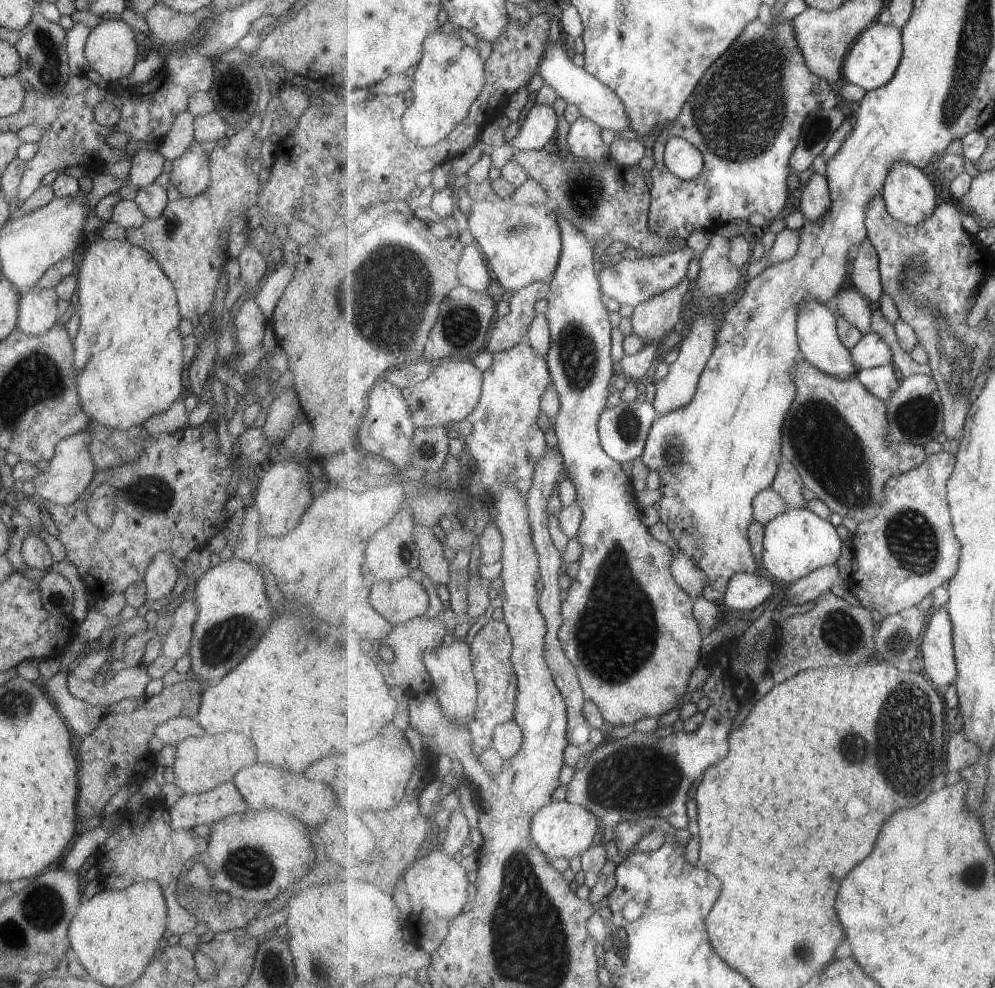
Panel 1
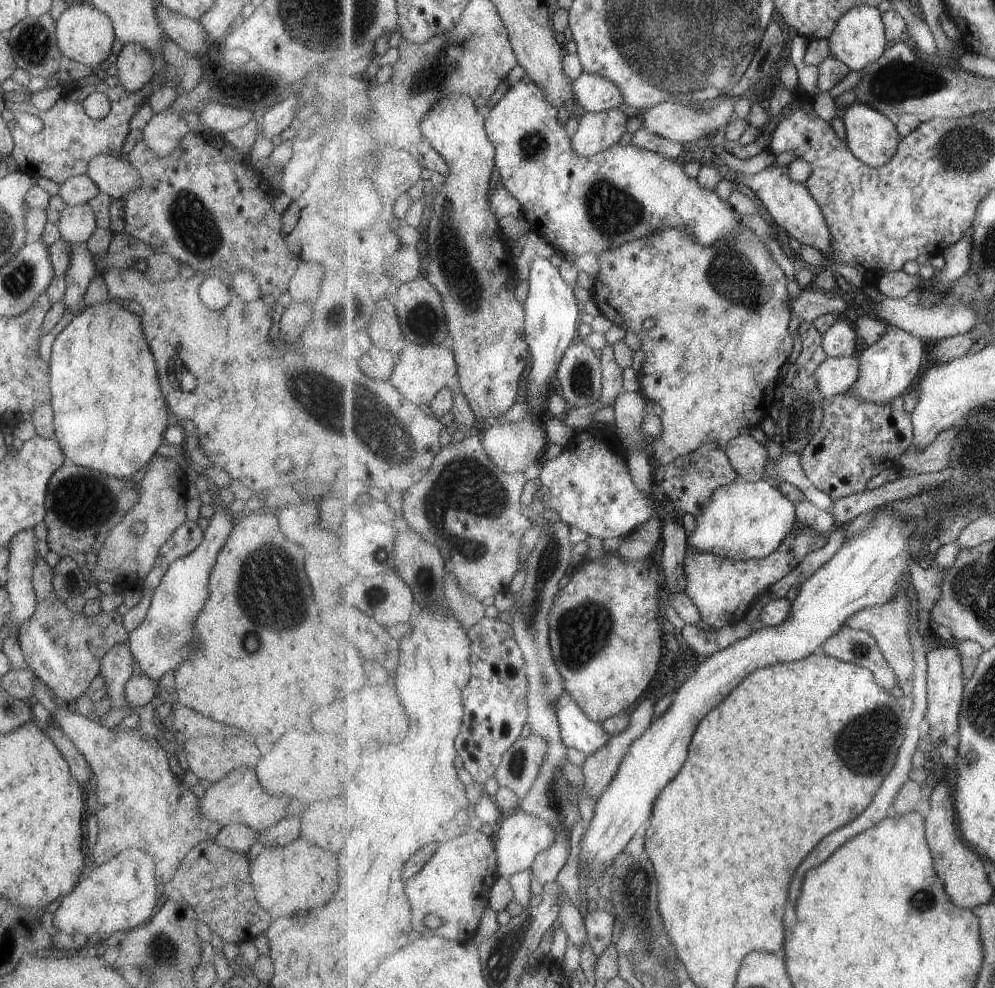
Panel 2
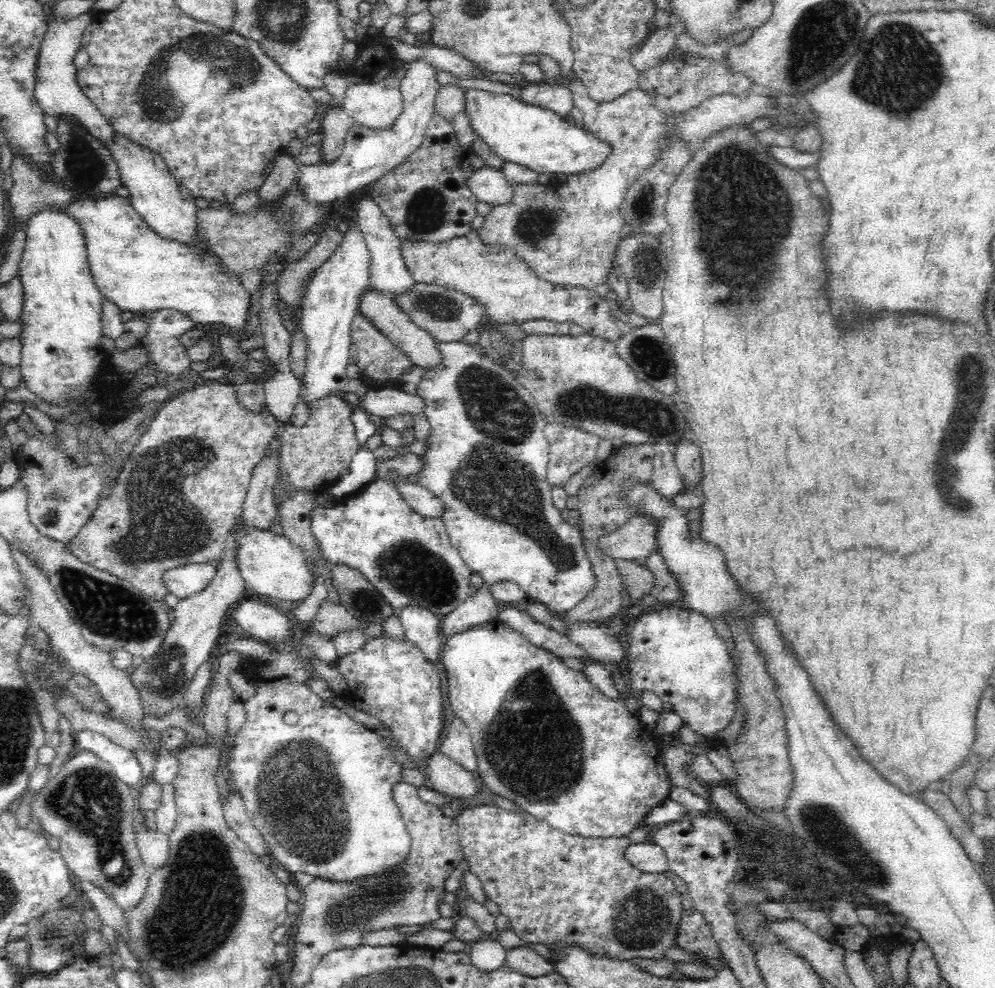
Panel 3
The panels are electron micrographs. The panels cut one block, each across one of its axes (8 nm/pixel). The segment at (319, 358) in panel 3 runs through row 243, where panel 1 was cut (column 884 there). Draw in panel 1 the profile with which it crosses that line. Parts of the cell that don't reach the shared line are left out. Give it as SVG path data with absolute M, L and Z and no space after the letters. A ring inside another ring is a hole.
M877 332L864 335L852 350L855 364L859 369L872 369L882 366L894 366L891 346Z

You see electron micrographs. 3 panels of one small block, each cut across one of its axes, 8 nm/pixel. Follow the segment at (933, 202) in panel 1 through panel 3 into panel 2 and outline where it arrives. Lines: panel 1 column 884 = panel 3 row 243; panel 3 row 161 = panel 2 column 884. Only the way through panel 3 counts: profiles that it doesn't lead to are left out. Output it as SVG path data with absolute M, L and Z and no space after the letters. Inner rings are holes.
M859 101L849 105L843 112L842 118L847 132L846 142L859 160L863 160L865 164L870 164L873 168L881 168L895 158L902 139L895 119L885 116L883 112L867 106L867 104L861 104Z

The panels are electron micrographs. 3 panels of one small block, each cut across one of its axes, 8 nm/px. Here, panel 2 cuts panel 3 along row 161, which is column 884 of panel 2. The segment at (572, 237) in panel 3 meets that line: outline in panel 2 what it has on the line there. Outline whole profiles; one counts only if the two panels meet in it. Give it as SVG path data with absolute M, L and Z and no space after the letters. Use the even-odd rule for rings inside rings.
M900 591L895 600L883 604L875 605L856 612L846 622L847 626L855 629L863 629L870 632L877 638L887 660L898 673L900 685L914 674L915 656L914 641L911 640L911 596L907 596L906 591Z

